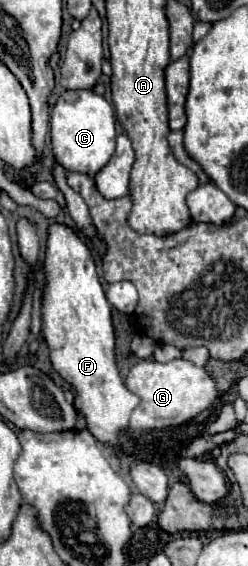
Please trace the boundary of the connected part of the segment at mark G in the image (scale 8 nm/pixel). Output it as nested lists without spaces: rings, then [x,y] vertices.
[[[144,359],[130,369],[124,383],[128,391],[140,397],[140,405],[132,411],[128,423],[130,431],[150,431],[150,429],[166,429],[172,425],[182,425],[188,419],[202,413],[210,403],[218,401],[220,397],[214,379],[202,367],[196,367],[184,359],[174,359],[168,363]]]

